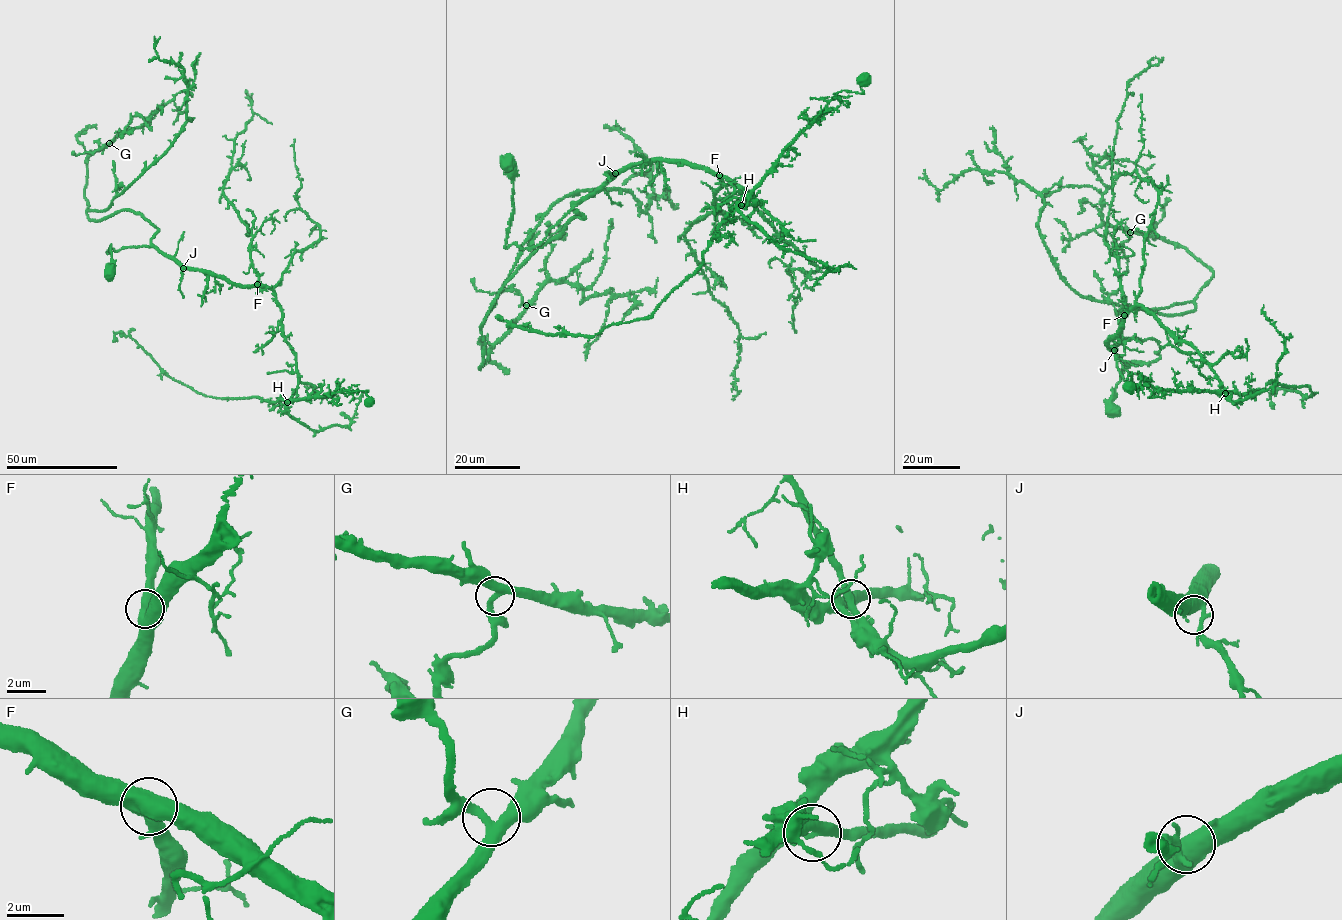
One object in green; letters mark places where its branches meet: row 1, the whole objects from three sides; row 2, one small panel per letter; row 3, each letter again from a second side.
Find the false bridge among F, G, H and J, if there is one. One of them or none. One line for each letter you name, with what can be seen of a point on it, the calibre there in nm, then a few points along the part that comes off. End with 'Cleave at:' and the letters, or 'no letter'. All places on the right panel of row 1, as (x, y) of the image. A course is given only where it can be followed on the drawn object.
H: (1225, 393) | 320 nm | (1225, 392), (1274, 382), (1315, 393), (1308, 397), (1277, 388), (1270, 395), (1274, 408)
Cleave at: H

